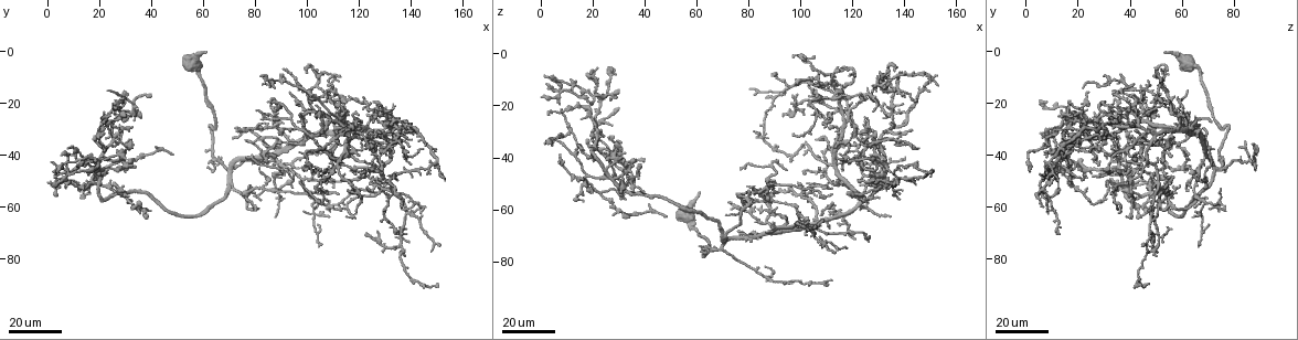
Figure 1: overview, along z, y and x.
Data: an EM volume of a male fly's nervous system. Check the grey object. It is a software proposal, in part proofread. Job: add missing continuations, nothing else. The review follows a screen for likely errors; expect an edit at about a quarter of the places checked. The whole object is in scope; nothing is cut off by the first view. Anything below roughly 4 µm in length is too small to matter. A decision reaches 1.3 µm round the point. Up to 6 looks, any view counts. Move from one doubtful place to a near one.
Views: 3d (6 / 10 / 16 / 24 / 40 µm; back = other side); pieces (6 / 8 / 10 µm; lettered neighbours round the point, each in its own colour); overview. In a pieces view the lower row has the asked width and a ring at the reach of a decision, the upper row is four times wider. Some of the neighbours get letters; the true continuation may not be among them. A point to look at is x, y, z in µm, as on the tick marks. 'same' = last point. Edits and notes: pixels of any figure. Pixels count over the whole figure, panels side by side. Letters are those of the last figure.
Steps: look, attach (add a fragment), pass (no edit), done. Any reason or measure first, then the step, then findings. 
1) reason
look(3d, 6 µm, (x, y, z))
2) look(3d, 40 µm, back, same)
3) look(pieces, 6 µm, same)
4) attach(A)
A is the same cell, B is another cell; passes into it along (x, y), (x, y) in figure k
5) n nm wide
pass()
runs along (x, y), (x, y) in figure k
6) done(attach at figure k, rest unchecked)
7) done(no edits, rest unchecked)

look(3d, 16 µm, (141, 89, 44))

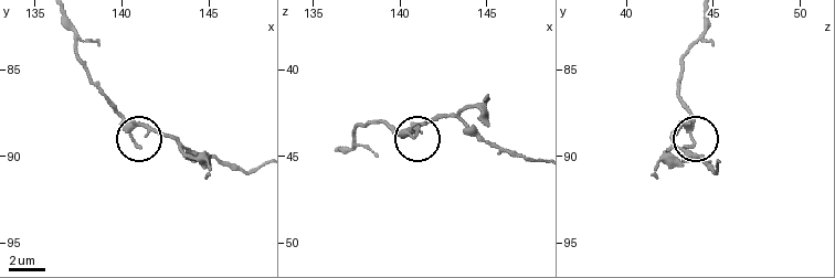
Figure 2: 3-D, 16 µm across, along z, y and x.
look(pieces, 8 µm, (141.0, 89.4, 43.3))

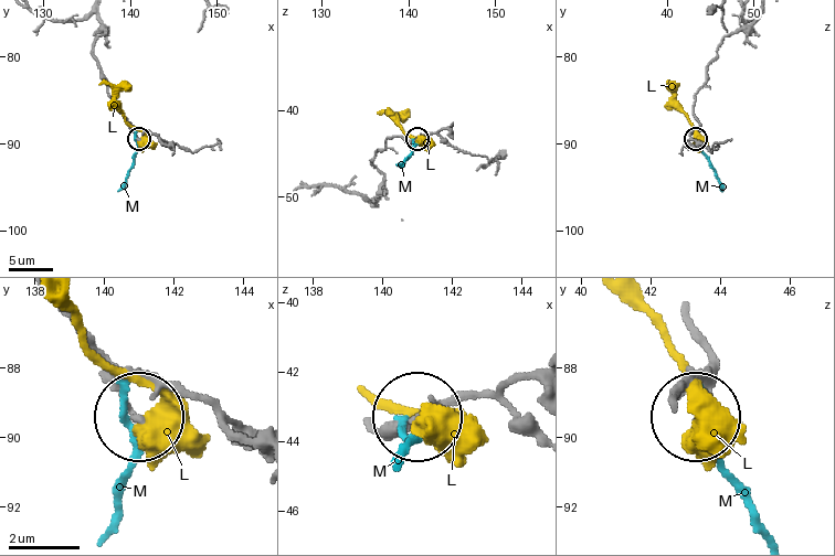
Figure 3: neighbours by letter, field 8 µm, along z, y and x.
pass()
L and M are other cells; none of them fits

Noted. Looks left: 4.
free end
look(3d, 16 µm, (80, 61, 53))

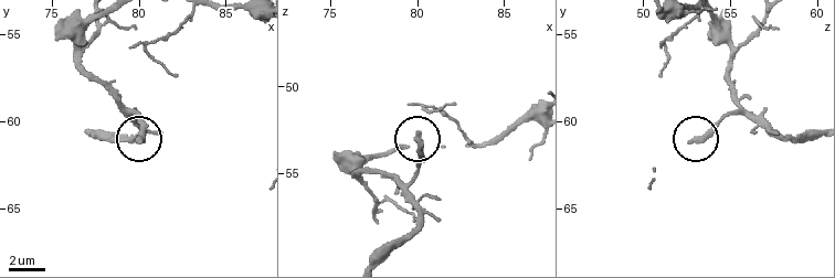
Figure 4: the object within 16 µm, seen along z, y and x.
what lies round it
look(pieces, 8 µm, (80.1, 61.2, 52.6))

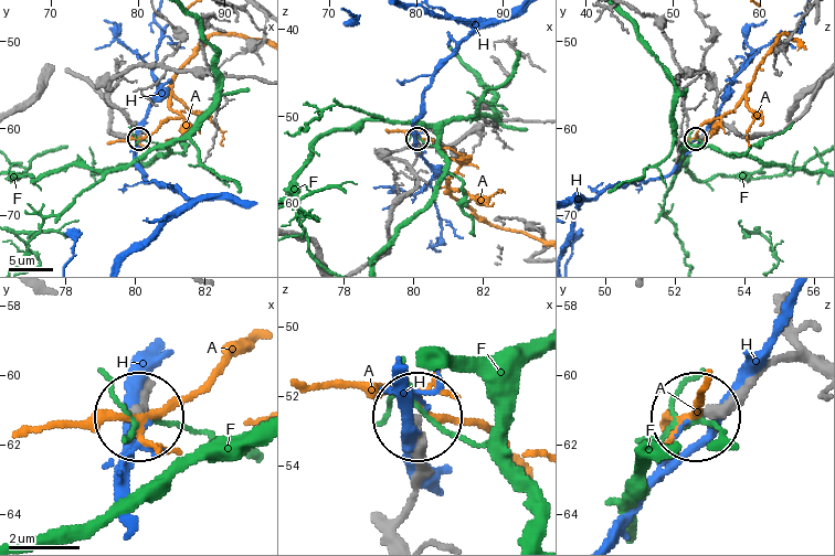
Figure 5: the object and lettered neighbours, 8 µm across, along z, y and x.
pass()
A, F and H are other cells; no lettered fragment goes on from it

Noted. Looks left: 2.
branch stops here
look(3d, 24 µm, (91, 27, 60))

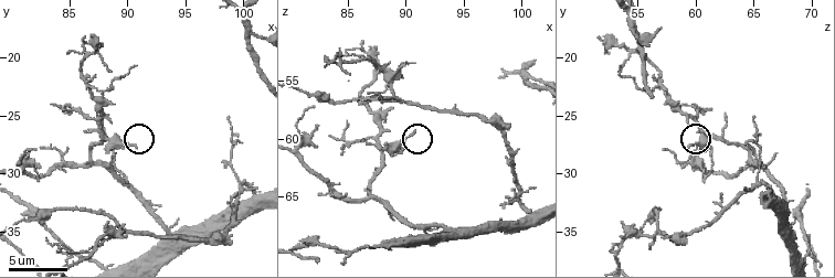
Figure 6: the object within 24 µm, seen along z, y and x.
what lies round it
look(pieces, 10 µm, (90.6, 27.6, 59.4))

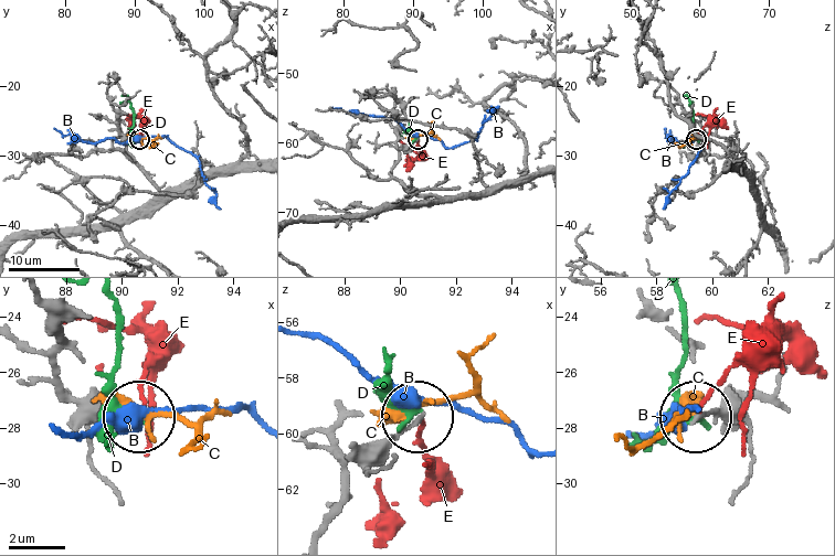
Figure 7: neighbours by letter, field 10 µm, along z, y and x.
140 nm wide
pass()
B, C, D and E are other cells; none of them fits

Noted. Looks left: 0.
done(no edits, rest unchecked)

